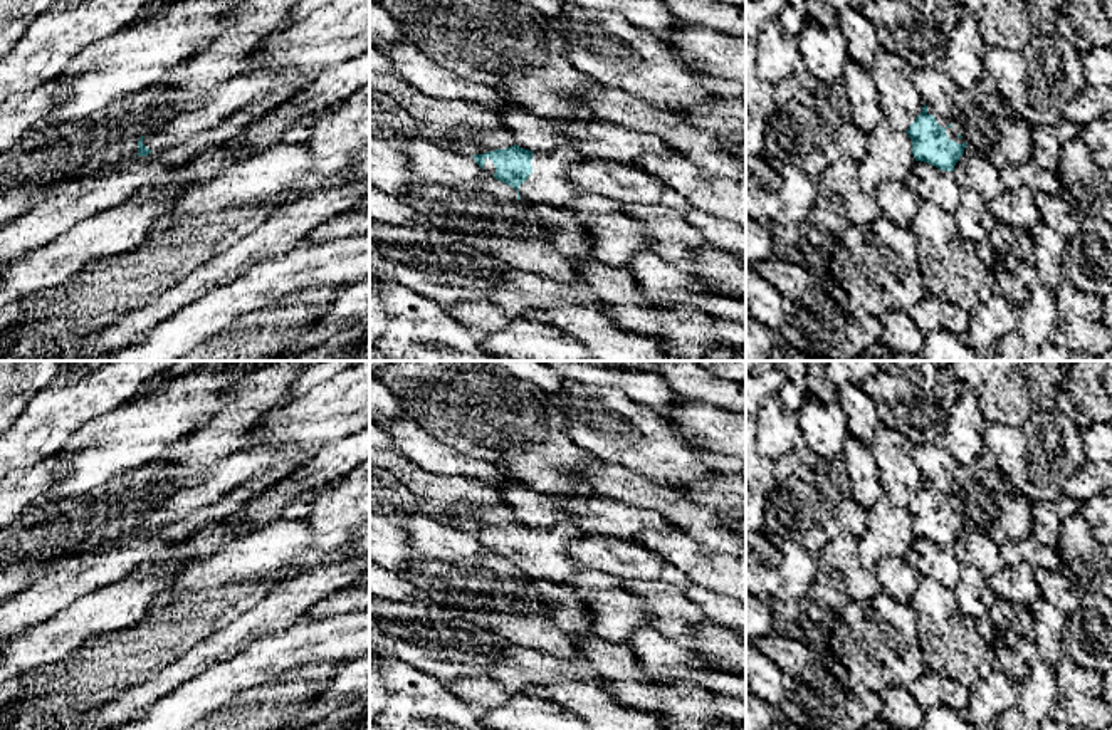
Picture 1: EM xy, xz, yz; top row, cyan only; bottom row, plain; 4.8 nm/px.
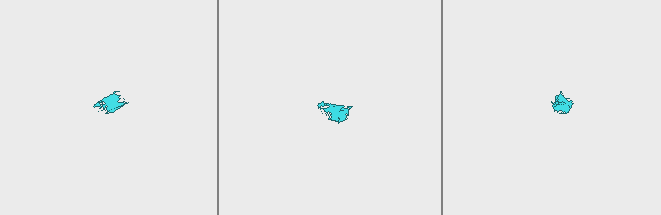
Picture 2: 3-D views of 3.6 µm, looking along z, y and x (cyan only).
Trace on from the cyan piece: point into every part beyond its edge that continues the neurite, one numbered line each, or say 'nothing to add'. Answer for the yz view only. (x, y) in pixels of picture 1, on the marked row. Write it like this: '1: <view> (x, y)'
1: yz (951, 135)

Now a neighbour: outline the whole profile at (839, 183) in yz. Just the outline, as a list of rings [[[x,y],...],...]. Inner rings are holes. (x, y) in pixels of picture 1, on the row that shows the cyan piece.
[[[842,154],[815,181],[818,198],[840,205],[852,225],[867,225],[882,216],[882,208],[873,193],[858,183],[858,161]]]

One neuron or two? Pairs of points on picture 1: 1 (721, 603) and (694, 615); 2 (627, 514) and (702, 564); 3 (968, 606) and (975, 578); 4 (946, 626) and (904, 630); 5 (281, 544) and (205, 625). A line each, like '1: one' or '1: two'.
1: two
2: one
3: one
4: two
5: one

